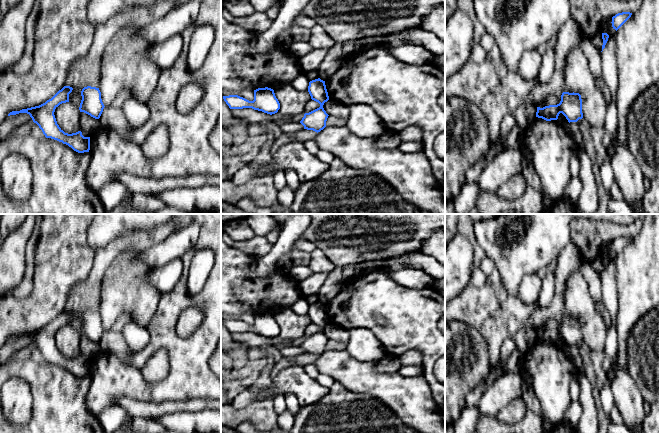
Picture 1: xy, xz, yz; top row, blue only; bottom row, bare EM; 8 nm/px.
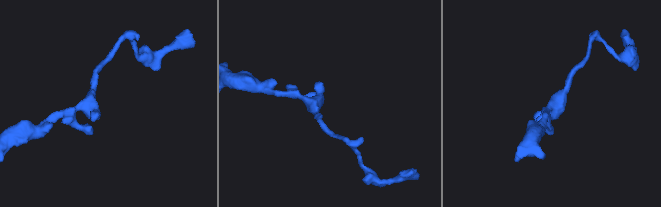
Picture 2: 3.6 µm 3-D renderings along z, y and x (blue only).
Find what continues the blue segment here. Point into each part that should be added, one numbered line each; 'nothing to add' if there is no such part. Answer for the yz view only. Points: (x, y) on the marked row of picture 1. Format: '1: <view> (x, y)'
nothing to add

